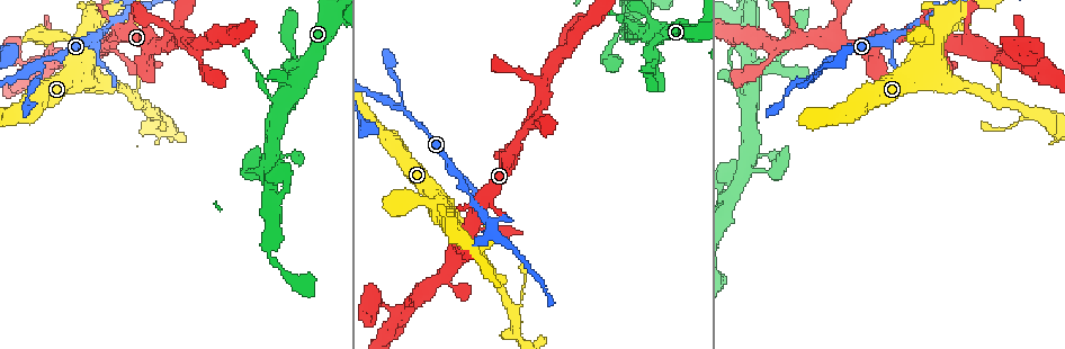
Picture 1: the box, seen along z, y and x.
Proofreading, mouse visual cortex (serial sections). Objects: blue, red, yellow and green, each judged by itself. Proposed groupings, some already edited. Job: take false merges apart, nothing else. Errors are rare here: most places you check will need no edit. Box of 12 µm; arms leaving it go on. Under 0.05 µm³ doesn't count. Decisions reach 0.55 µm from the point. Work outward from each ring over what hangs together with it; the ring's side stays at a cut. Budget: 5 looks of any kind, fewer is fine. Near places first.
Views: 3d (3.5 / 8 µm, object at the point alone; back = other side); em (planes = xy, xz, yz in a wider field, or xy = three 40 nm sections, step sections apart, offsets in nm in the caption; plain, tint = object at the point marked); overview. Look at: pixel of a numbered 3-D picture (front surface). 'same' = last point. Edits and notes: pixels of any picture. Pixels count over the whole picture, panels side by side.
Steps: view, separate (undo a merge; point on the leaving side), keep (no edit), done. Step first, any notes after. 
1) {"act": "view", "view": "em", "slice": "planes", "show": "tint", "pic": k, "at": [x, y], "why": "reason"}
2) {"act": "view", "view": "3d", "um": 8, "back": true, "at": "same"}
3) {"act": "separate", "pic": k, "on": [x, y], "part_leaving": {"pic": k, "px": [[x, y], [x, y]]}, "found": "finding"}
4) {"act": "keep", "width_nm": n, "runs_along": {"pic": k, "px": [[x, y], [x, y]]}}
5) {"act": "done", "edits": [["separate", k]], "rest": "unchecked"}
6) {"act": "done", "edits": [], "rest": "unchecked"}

{"act": "view", "view": "3d", "um": 3.5, "pic": 1, "at": [450, 171], "why": "abrupt turn"}

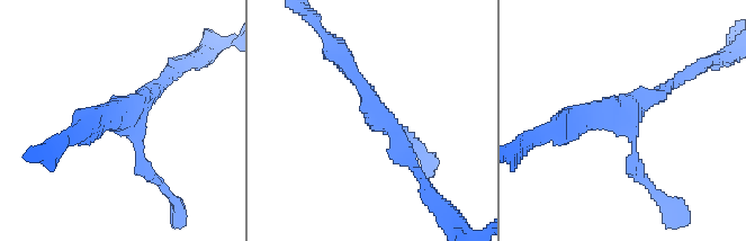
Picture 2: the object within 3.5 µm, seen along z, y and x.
{"act": "view", "view": "em", "slice": "xy", "step": 5, "show": "tint", "pic": 2, "at": [619, 119]}

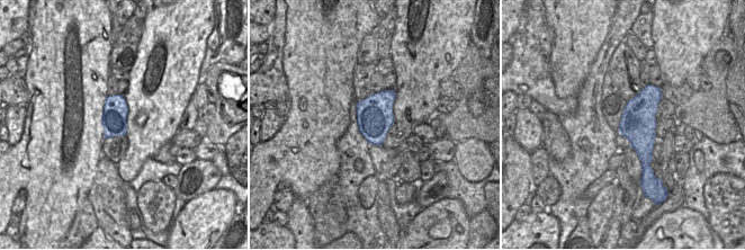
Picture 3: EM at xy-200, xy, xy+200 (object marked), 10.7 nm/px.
{"act": "keep", "runs_along": {"pic": 2, "px": [[338, 52], [413, 164]]}, "found": "all the same cell"}

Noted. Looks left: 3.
{"act": "view", "view": "3d", "um": 3.5, "pic": 1, "at": [763, 171], "why": "narrows sharply"}

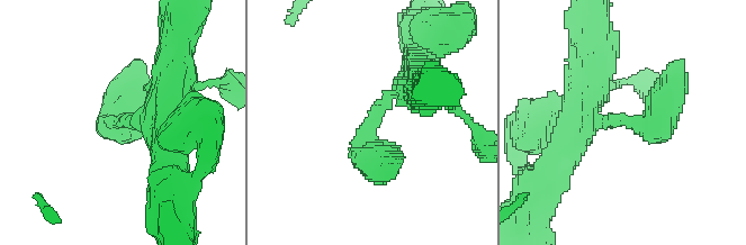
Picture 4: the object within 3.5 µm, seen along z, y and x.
{"act": "view", "view": "em", "slice": "xy", "step": 1, "show": "tint", "pic": 4, "at": [121, 122], "arm_widths_nm": [400, 500]}

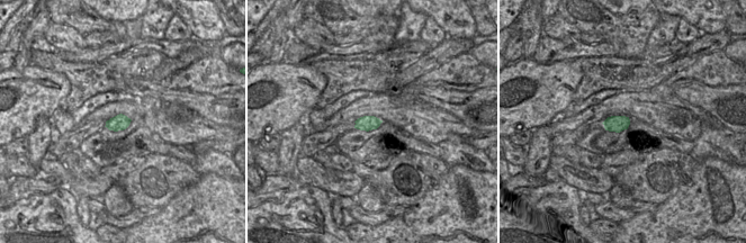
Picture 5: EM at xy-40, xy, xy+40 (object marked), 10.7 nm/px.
{"act": "keep", "found": "continuous, no second cell"}

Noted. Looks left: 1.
{"act": "done", "edits": [], "rest": "unchecked"}

